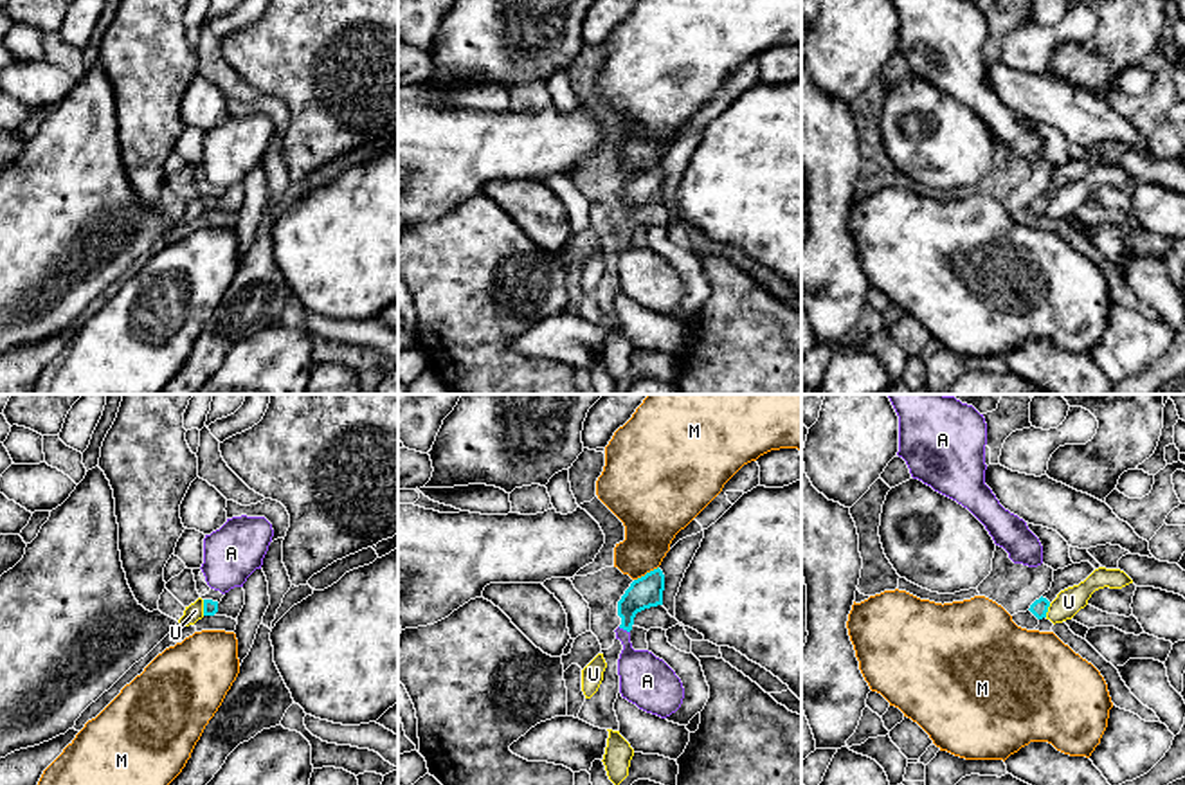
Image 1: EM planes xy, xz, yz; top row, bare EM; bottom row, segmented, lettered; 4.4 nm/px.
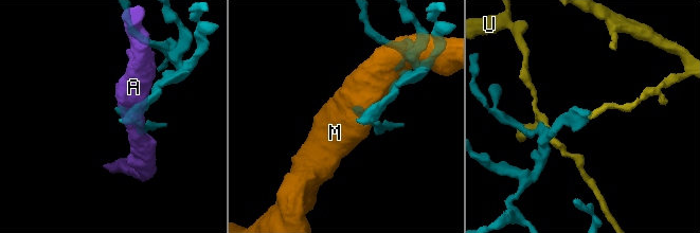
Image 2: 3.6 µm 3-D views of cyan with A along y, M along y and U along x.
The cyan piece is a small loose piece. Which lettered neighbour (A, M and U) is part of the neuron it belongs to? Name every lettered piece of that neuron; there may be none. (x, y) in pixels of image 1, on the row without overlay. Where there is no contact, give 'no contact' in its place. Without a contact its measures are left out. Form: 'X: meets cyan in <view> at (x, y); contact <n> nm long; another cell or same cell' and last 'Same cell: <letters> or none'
A: meets cyan in xz at (624, 225); contact 60 nm long; another cell
M: meets cyan in xz at (647, 170); contact 130 nm long; another cell
U: meets cyan in xy at (204, 204); contact 70 nm long; another cell
Same cell: none

